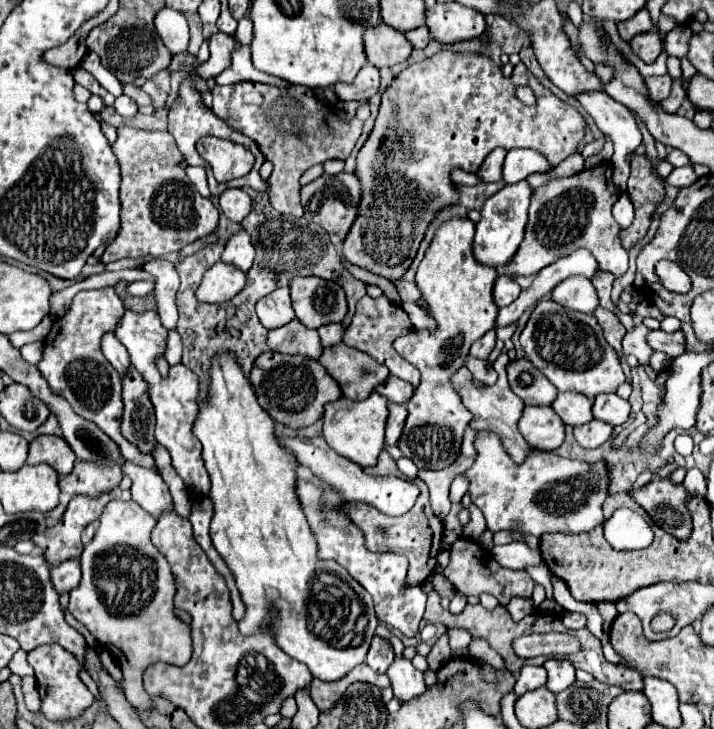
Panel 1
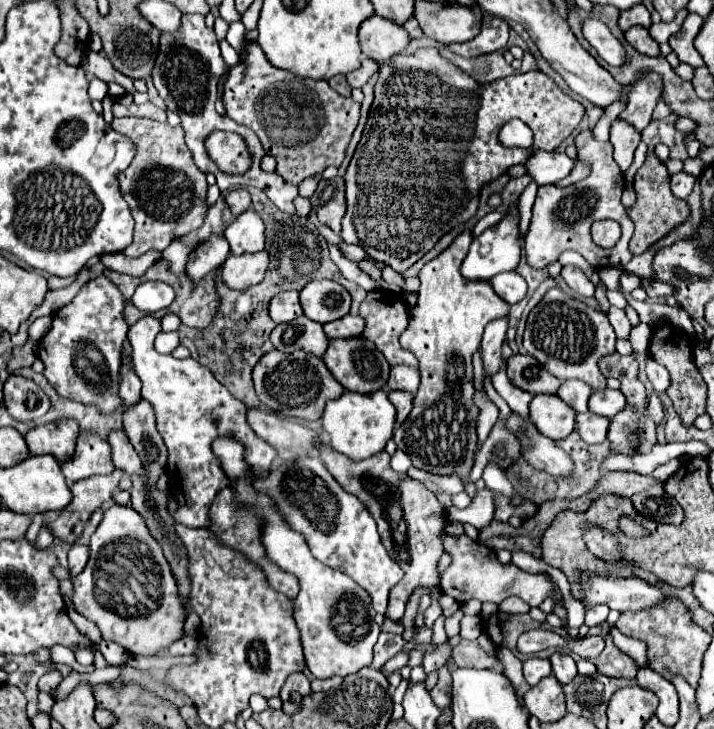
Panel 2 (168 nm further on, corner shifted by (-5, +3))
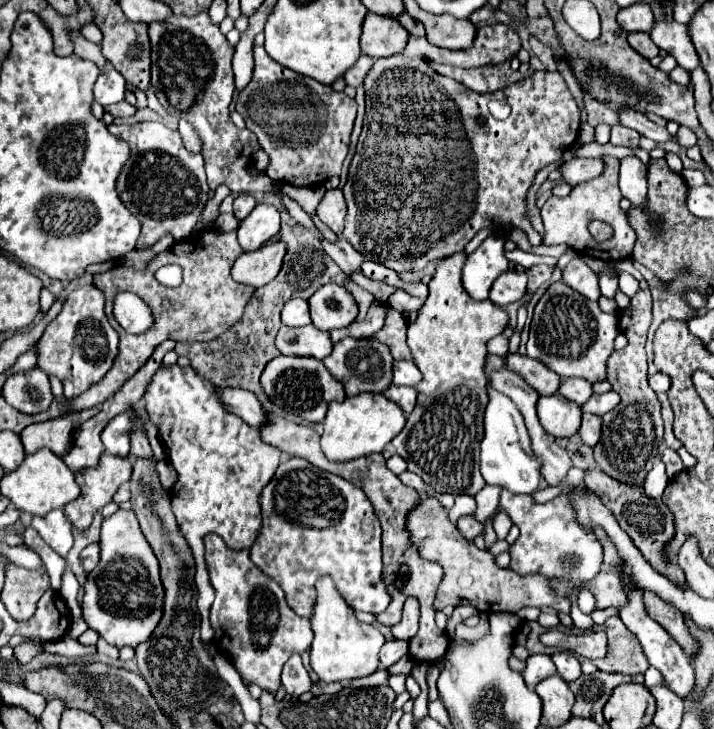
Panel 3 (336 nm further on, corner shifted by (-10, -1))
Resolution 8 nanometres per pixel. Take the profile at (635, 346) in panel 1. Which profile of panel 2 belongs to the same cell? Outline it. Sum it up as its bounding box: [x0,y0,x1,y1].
[607,307,633,339]

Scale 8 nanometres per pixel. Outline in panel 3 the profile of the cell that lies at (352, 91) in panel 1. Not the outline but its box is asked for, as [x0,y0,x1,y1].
[344,55,374,87]

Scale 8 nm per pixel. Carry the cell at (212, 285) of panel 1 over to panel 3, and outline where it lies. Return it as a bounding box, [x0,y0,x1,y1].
[232,241,286,287]

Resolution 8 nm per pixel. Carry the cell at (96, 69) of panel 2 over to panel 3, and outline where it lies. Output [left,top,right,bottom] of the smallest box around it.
[70,31,104,69]

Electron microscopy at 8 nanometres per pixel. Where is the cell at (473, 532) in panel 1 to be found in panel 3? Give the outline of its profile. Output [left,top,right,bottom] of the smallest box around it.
[392,253,508,495]

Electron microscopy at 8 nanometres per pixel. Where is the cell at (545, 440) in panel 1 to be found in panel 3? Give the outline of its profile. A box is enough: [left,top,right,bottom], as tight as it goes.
[536,393,580,437]

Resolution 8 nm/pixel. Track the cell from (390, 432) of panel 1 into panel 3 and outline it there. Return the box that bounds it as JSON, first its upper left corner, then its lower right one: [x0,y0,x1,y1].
[384,385,416,415]

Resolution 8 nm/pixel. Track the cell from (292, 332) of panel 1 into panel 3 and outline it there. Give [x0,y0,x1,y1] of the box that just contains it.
[276,325,332,359]

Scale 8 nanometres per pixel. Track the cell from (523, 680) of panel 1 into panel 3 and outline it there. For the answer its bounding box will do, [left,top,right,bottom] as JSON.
[522,653,556,689]

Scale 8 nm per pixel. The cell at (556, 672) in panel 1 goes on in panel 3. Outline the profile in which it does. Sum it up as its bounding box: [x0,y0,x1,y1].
[552,651,582,683]

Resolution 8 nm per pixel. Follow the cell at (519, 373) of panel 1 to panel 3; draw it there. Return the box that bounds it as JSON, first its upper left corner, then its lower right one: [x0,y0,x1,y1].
[506,355,560,395]

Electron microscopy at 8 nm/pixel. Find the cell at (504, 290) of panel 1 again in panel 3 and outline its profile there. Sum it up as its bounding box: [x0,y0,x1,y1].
[490,271,526,305]

